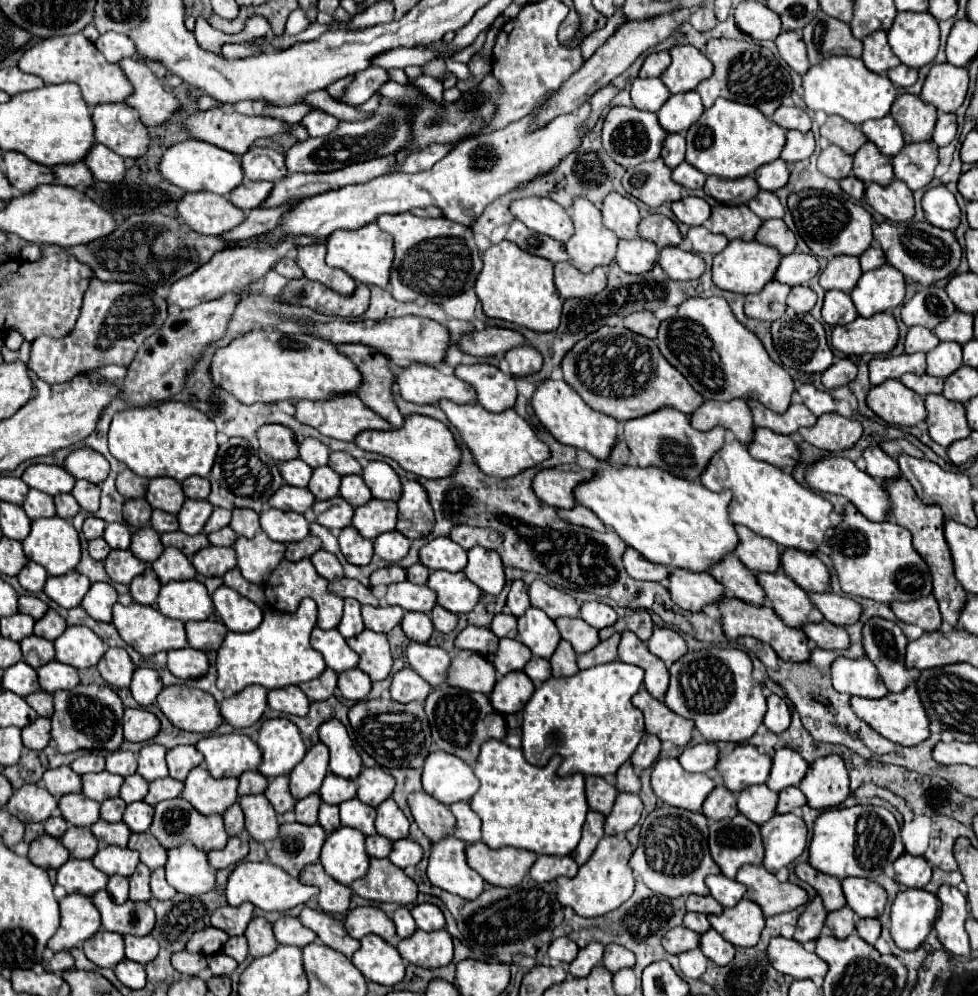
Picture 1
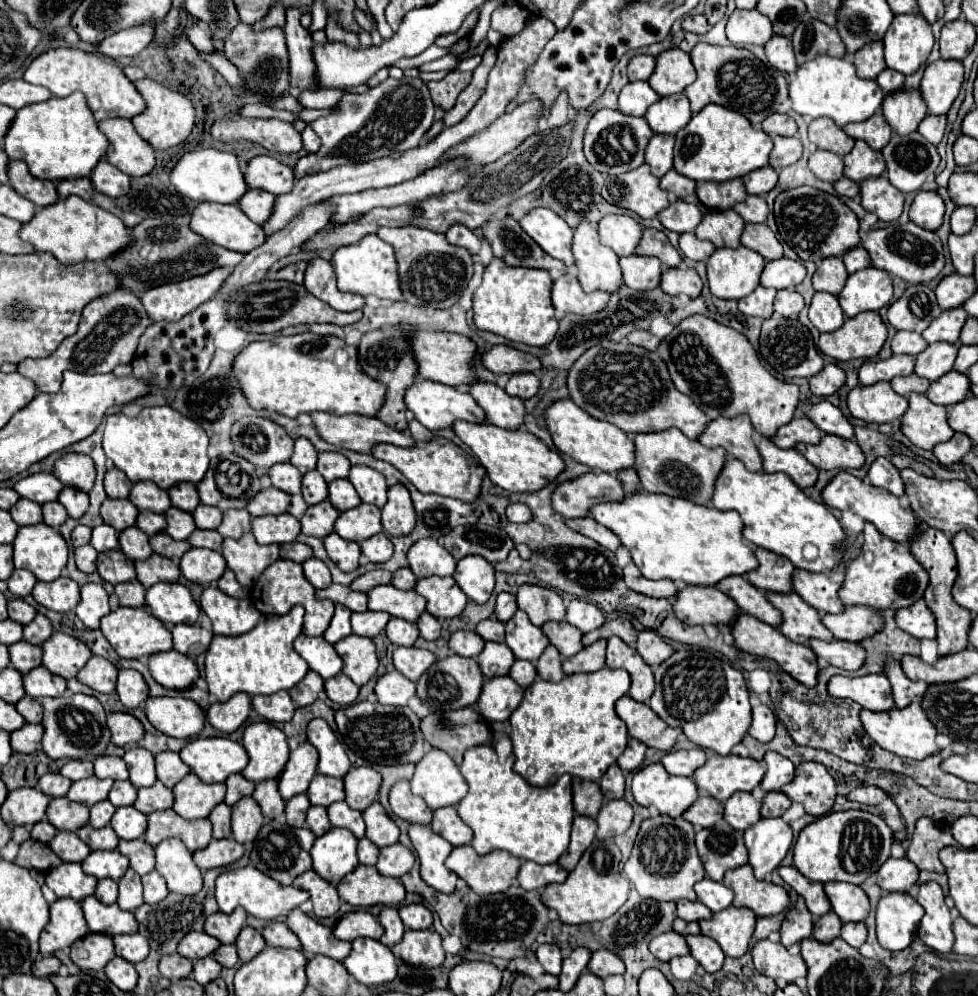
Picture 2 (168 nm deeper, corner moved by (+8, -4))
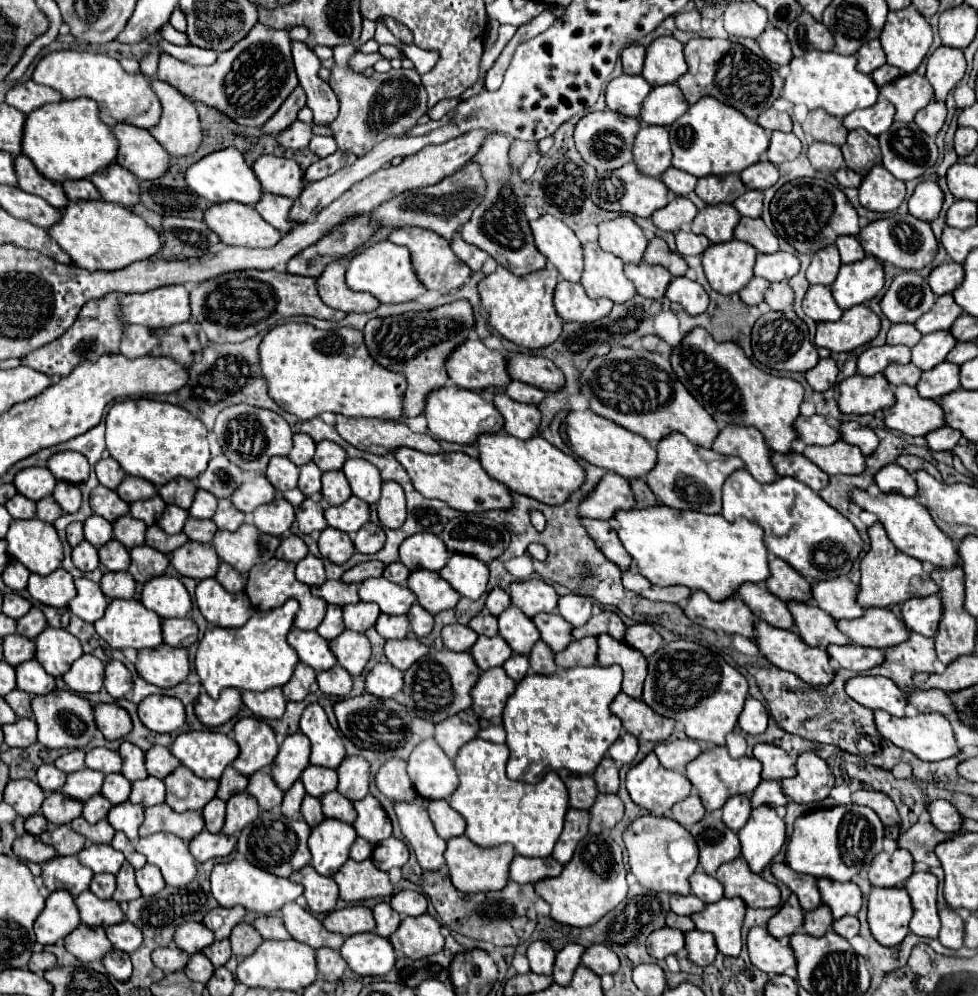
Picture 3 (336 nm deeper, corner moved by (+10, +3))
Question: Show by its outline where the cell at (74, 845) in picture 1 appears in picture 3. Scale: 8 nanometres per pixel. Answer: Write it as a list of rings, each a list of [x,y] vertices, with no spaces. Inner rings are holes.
[[[70,825],[48,829],[40,835],[40,839],[46,845],[52,845],[58,851],[58,855],[76,855],[86,847],[86,839],[80,833],[74,833]]]

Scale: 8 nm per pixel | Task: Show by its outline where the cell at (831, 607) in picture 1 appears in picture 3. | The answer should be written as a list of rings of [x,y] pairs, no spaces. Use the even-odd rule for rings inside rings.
[[[868,607],[858,619],[838,621],[838,629],[848,635],[854,645],[862,647],[890,647],[906,641],[908,631],[902,621],[888,607]]]

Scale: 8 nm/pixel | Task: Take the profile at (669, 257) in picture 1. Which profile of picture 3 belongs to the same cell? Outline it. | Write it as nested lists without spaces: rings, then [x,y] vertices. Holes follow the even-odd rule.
[[[674,277],[666,289],[666,297],[670,301],[676,301],[680,305],[684,305],[684,309],[690,315],[698,315],[704,313],[708,307],[708,293],[704,291],[704,287],[698,281],[684,277]]]

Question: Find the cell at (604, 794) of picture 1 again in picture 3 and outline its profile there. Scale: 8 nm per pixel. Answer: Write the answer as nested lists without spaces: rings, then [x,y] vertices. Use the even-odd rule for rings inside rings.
[[[566,769],[558,771],[558,775],[562,777],[562,781],[568,787],[570,807],[574,807],[574,809],[590,809],[594,805],[598,789],[596,789],[596,783],[594,783],[592,775],[576,775],[576,773],[568,773]]]

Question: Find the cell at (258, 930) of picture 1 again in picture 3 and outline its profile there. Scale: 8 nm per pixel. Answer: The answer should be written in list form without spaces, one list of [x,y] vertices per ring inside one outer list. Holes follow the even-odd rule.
[[[238,923],[234,929],[232,929],[232,935],[230,935],[230,943],[232,943],[232,951],[240,957],[248,957],[250,953],[256,951],[256,947],[262,943],[264,939],[260,937],[260,933],[248,925],[248,923]]]

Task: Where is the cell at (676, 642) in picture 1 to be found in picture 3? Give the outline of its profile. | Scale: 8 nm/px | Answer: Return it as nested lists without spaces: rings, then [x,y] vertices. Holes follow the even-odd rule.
[[[638,623],[638,625],[628,627],[624,641],[628,645],[632,645],[634,649],[642,651],[644,657],[650,657],[652,653],[656,653],[660,649],[660,645],[662,645],[660,633],[648,623]]]

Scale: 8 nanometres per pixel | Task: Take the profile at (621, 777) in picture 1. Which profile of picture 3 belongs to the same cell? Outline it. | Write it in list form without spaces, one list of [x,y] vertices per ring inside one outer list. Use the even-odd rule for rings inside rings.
[[[604,757],[592,777],[594,777],[600,793],[618,793],[620,777],[618,777],[618,767],[612,761],[612,757]]]

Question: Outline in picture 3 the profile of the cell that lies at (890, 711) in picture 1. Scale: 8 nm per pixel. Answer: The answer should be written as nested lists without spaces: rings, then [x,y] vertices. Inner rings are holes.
[[[874,711],[874,723],[884,739],[888,739],[900,749],[912,751],[918,759],[924,761],[940,761],[960,751],[954,743],[954,731],[950,727],[950,721],[940,713],[918,713],[916,717],[892,717],[890,713]]]

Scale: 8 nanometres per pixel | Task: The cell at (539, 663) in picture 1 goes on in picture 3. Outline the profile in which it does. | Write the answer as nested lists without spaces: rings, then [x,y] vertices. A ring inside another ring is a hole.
[[[514,653],[502,667],[506,669],[508,677],[512,677],[516,683],[522,681],[522,679],[528,675],[528,671],[530,671],[528,657],[526,657],[526,655],[516,655],[516,653]]]

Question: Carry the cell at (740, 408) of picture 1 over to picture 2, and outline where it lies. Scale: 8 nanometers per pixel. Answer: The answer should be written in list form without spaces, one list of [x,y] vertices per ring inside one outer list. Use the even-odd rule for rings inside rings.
[[[736,416],[732,420],[718,418],[706,426],[698,442],[706,448],[722,446],[730,456],[744,462],[750,472],[762,472],[762,456],[752,440],[752,434],[754,428],[748,416]]]

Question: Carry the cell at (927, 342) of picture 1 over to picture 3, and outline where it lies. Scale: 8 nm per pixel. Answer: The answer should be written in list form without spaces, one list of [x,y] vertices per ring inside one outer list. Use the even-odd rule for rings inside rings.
[[[898,323],[898,325],[892,325],[890,331],[888,331],[888,345],[896,345],[896,343],[902,343],[902,345],[908,345],[908,347],[914,347],[918,341],[920,341],[920,331],[914,327],[914,325],[908,325],[908,323]]]

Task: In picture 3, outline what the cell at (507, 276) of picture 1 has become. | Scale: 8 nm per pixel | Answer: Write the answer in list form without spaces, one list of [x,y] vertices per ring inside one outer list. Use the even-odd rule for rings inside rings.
[[[498,265],[494,273],[486,275],[478,283],[480,301],[488,309],[490,327],[494,327],[508,341],[528,349],[540,349],[554,343],[564,323],[552,305],[556,283],[558,283],[558,273],[552,267],[528,273],[528,277],[516,277],[514,273],[504,269],[504,265]]]

